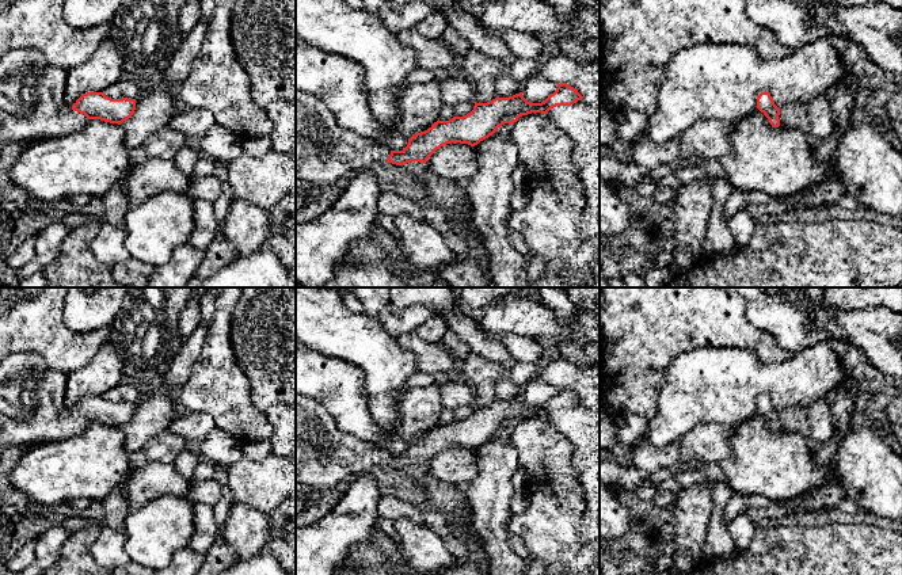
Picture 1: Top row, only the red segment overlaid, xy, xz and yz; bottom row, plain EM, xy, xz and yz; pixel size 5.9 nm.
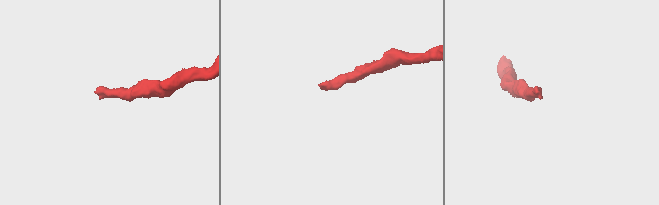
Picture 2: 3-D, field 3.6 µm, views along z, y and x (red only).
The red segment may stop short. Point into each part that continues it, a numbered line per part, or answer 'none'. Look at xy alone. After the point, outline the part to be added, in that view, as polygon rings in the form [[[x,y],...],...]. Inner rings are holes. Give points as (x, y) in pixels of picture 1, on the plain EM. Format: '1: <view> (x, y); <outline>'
1: xy (33, 411); [[[22,351],[5,357],[0,362],[0,446],[30,446],[81,433],[88,423],[65,407],[65,389],[66,374],[52,369],[38,353]]]

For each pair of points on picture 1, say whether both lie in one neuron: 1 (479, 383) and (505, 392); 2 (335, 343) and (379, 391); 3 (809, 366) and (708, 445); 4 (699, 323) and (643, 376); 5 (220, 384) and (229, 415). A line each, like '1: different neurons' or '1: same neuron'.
1: different neurons
2: same neuron
3: different neurons
4: same neuron
5: same neuron

